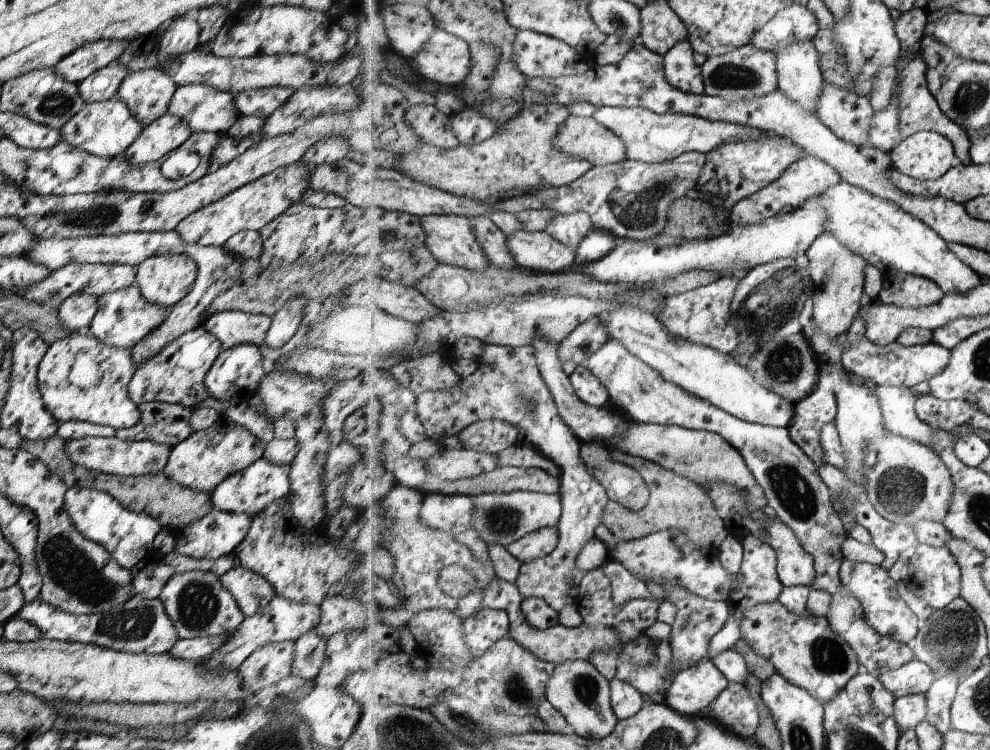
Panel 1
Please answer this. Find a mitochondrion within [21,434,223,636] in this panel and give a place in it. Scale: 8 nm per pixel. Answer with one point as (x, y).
(72, 567)

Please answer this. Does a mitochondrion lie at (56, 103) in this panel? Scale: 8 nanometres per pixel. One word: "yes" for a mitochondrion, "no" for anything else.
yes

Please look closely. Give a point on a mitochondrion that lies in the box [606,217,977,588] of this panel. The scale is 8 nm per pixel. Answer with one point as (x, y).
(792, 492)

